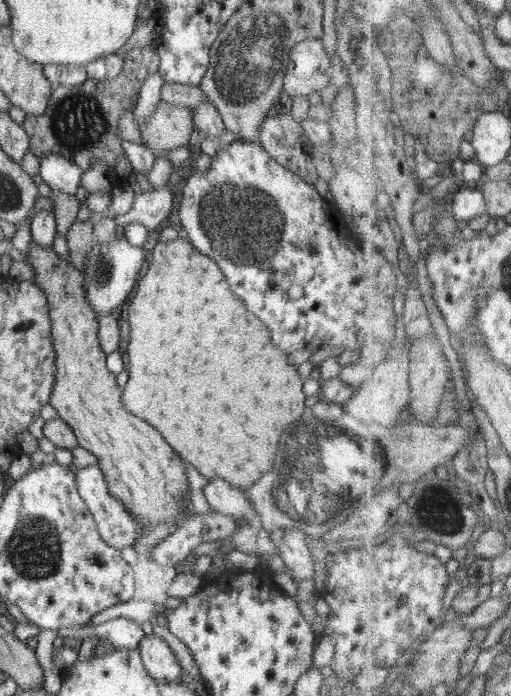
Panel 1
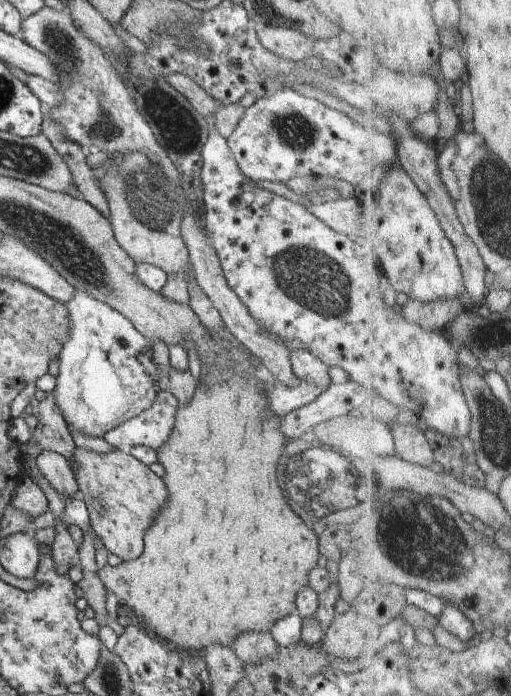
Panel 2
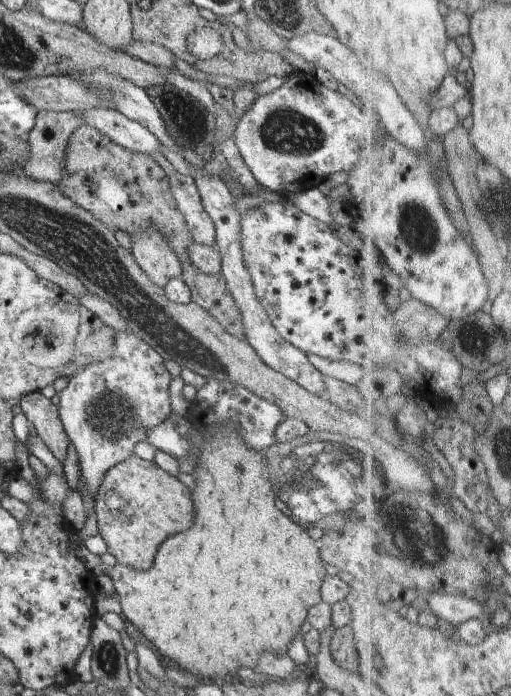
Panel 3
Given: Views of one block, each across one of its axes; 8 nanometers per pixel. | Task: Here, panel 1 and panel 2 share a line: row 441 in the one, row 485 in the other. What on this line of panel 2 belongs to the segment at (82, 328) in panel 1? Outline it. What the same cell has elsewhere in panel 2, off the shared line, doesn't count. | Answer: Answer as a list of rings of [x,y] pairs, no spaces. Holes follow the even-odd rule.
[[[77,449],[73,455],[73,474],[87,512],[91,530],[100,538],[110,554],[123,561],[134,561],[144,551],[143,534],[161,507],[166,503],[166,486],[148,466],[131,456],[127,450],[108,454]]]

